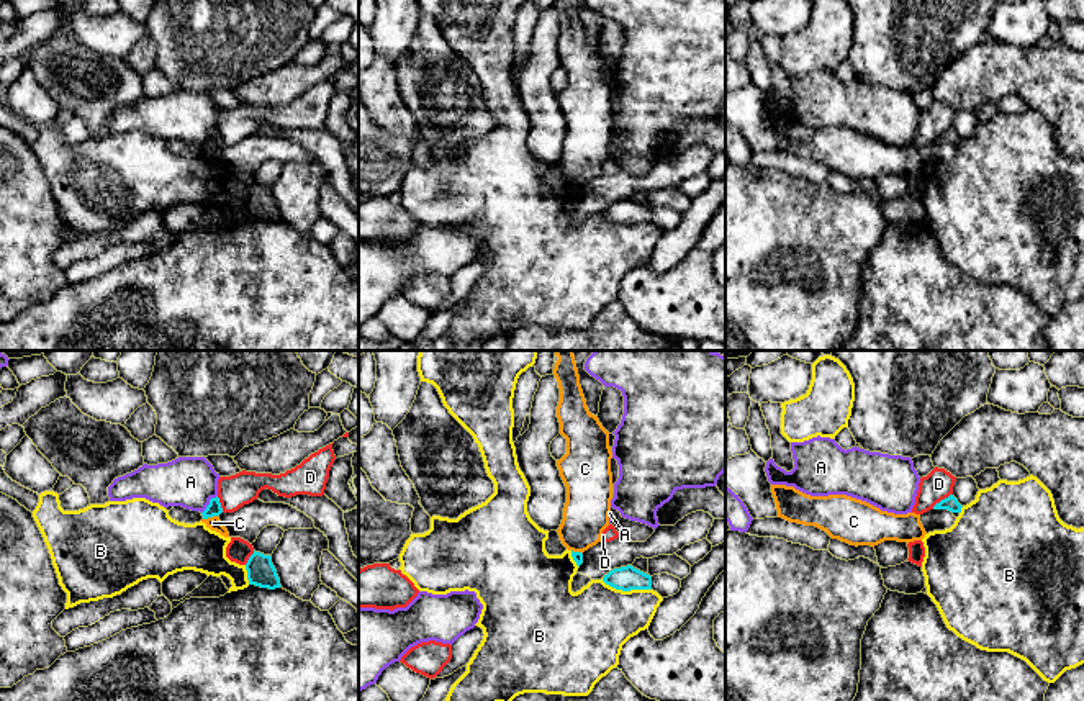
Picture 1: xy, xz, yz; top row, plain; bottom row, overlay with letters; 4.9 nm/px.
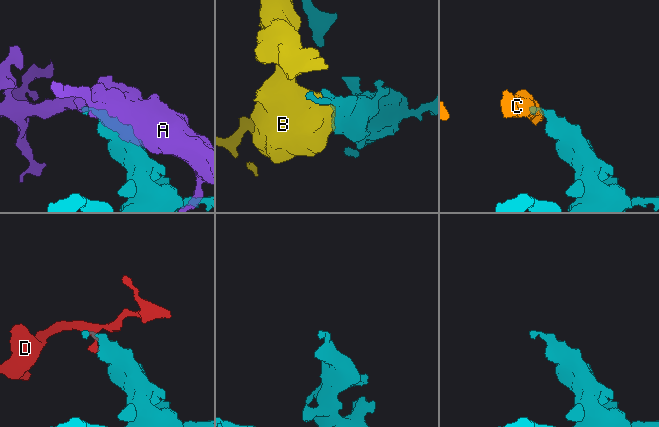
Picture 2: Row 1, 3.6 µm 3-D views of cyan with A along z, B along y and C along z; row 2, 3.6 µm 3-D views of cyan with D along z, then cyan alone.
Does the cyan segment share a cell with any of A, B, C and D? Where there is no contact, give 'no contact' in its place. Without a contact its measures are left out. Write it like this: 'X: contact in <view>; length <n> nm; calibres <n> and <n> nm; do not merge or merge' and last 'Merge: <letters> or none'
A: contact in xy; length 120 nm; calibres 70 and 260 nm; do not merge
B: contact in xz; length 260 nm; calibres 120 and 360 nm; do not merge
C: contact in xy; length 80 nm; calibres 70 and 70 nm; do not merge
D: contact in yz; length 130 nm; calibres 70 and 150 nm; do not merge
Merge: none

